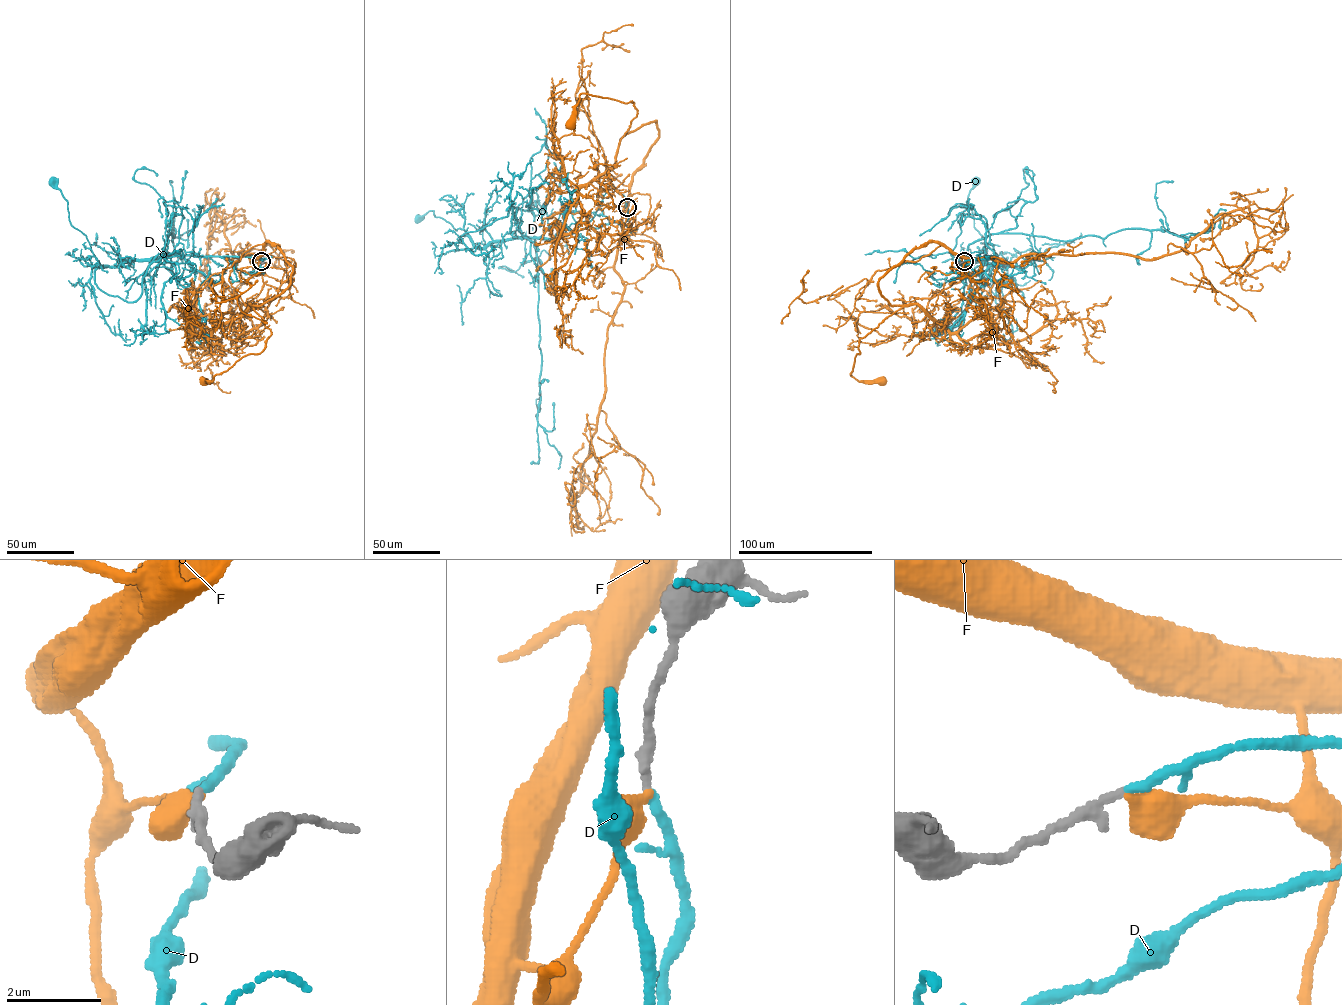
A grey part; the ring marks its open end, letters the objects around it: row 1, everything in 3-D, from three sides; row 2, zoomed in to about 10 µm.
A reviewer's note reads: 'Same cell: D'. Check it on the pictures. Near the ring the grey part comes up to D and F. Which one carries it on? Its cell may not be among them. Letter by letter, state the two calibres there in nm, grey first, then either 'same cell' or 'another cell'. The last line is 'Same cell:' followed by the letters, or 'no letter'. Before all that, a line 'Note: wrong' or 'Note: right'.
Note: right
D: 200/220 nm | same cell
F: 200/440 nm | another cell
Same cell: D

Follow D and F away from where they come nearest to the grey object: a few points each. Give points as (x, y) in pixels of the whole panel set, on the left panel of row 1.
D: (261, 261), (244, 256), (170, 254), (102, 266), (86, 236), (70, 223), (67, 201), (52, 181)
F: (261, 261), (263, 246), (270, 242), (292, 266), (290, 284), (252, 306), (271, 332), (265, 348), (204, 381)

